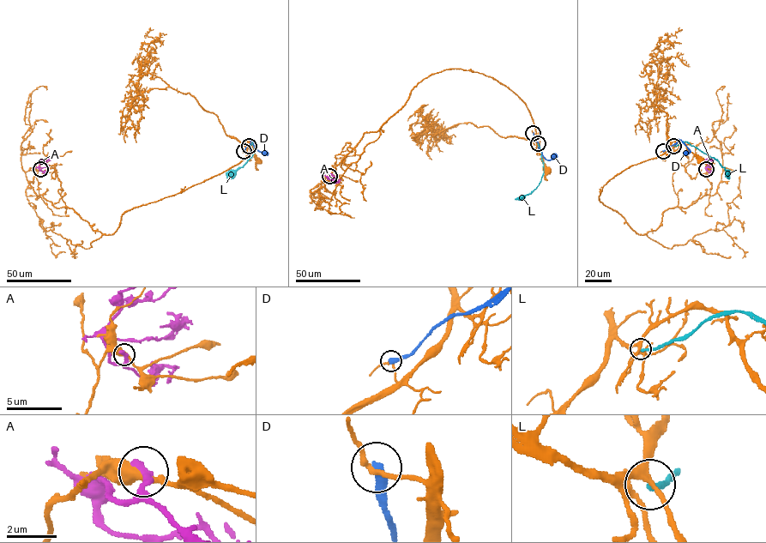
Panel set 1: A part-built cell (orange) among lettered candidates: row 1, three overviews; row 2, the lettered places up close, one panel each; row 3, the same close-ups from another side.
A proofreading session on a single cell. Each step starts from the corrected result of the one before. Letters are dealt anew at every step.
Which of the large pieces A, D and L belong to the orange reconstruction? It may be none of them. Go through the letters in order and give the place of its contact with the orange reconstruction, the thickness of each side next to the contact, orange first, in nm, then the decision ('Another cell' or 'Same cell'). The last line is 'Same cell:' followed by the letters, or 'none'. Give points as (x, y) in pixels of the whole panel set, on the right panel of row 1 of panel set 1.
A: Touches orange at (706, 169). Thickness 440 nm (orange) against 400 nm. Another cell
D: Touches orange at (663, 151). Thickness 190 nm (orange) against 460 nm. Another cell
L: Touches orange at (673, 146). Thickness 240 nm (orange) against 220 nm. Another cell
Same cell: none

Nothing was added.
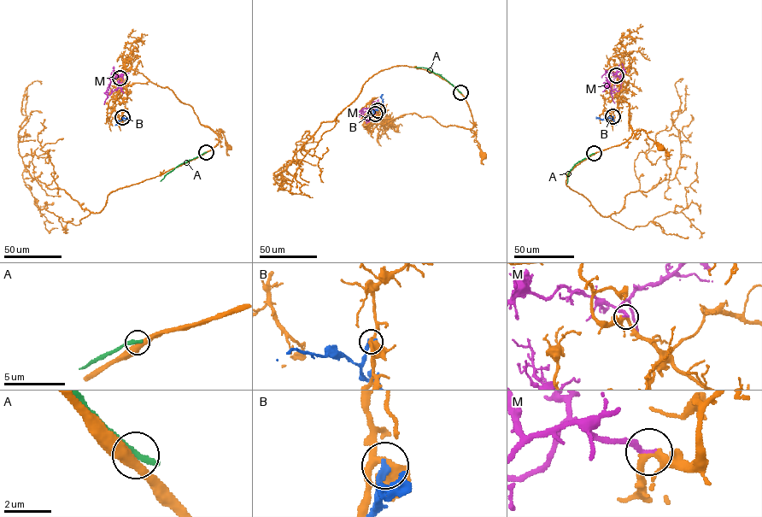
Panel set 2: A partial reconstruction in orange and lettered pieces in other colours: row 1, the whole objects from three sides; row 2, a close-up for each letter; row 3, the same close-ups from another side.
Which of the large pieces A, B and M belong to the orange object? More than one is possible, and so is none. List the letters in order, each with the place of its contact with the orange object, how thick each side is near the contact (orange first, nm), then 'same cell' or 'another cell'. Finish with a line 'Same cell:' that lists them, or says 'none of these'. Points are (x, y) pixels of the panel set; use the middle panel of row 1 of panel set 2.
A: (460, 92) | 440/360 nm | another cell
B: (378, 110) | 420/280 nm | another cell
M: (375, 114) | 240/240 nm | same cell
Same cell: M

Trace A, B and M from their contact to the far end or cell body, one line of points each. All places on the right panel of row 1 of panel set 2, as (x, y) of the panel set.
A: (594, 153), (574, 165), (568, 173), (567, 184)
B: (612, 116), (603, 120), (596, 116)
M: (616, 75), (613, 73), (614, 88), (611, 94), (608, 85), (602, 91)

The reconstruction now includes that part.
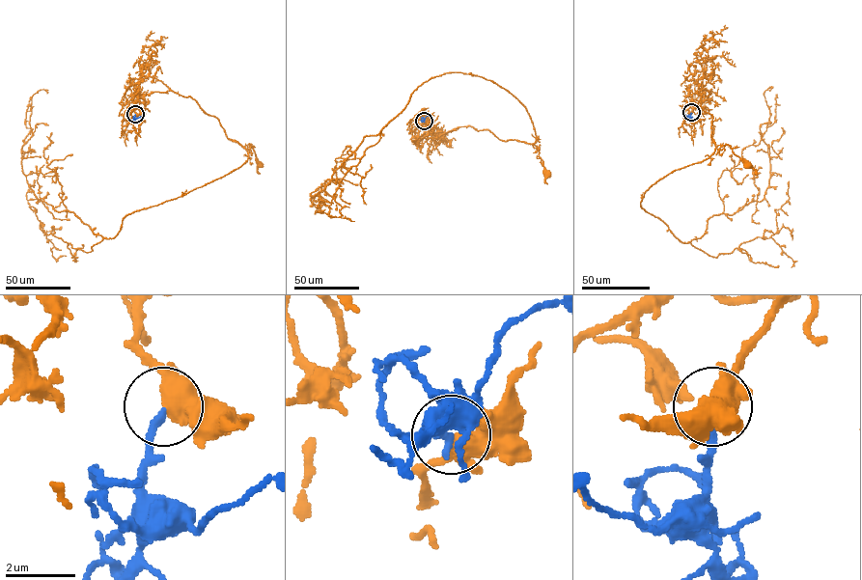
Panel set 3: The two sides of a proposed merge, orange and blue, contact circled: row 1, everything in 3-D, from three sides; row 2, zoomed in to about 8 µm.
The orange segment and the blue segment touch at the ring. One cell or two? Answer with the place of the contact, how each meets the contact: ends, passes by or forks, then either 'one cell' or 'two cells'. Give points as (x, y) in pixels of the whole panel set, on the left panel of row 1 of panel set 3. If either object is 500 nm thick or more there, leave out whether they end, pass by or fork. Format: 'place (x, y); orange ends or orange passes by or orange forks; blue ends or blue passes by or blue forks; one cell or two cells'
place (135, 114); orange forks; blue ends; one cell

